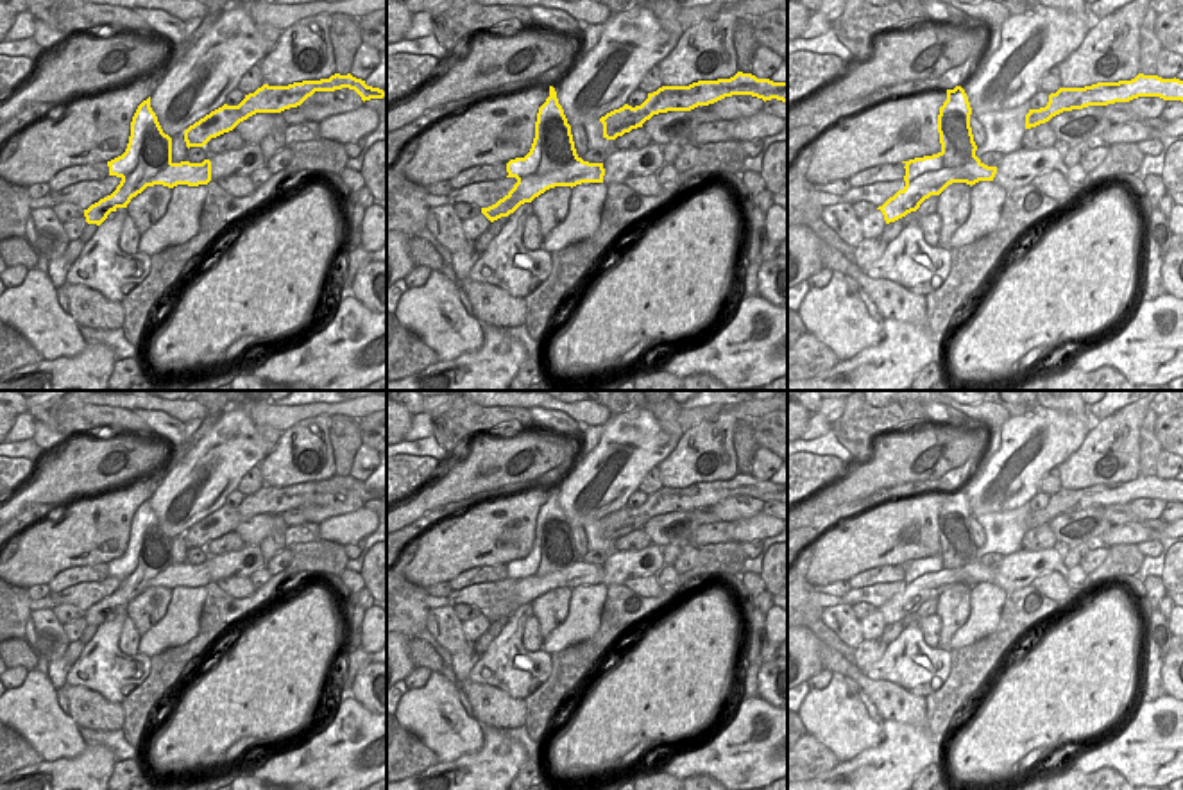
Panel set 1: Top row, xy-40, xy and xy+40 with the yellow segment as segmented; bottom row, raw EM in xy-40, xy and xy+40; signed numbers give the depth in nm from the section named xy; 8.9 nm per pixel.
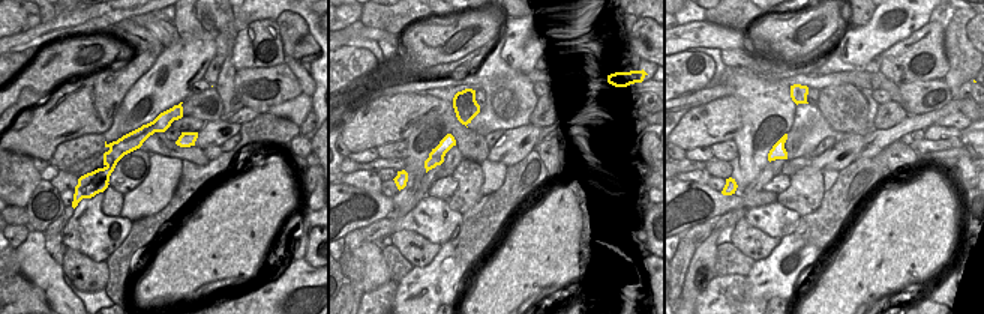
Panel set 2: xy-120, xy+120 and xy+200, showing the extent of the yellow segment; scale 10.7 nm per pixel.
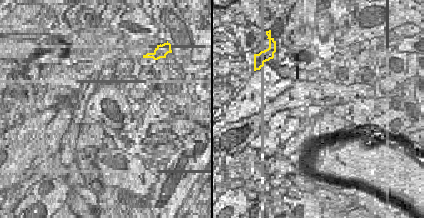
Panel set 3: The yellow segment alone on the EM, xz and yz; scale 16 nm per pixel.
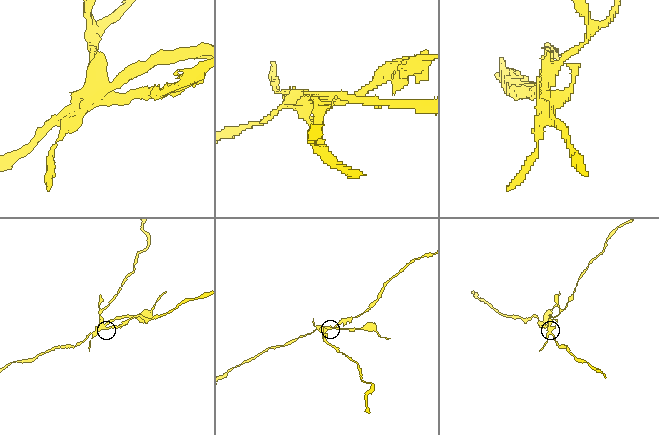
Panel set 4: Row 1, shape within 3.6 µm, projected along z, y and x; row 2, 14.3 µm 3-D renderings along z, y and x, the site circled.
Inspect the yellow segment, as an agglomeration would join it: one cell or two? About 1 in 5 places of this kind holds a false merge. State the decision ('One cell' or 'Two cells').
Two cells.

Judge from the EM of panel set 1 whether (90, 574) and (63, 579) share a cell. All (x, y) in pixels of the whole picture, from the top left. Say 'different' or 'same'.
same

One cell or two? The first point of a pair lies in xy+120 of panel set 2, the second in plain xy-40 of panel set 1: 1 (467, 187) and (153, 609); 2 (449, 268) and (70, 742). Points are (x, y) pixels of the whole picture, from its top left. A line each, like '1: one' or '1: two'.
1: one
2: two

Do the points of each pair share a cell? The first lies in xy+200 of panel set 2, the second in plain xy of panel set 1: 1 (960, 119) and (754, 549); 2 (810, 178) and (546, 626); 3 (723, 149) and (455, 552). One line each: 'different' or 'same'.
1: same
2: same
3: different

